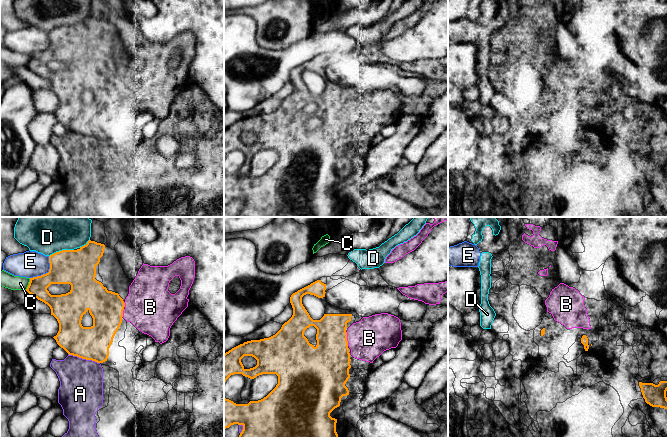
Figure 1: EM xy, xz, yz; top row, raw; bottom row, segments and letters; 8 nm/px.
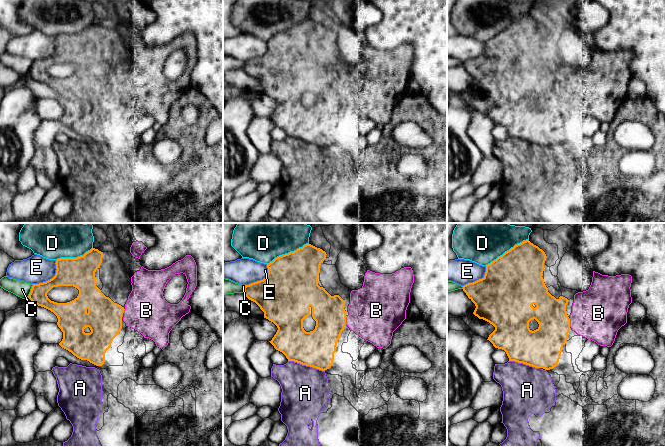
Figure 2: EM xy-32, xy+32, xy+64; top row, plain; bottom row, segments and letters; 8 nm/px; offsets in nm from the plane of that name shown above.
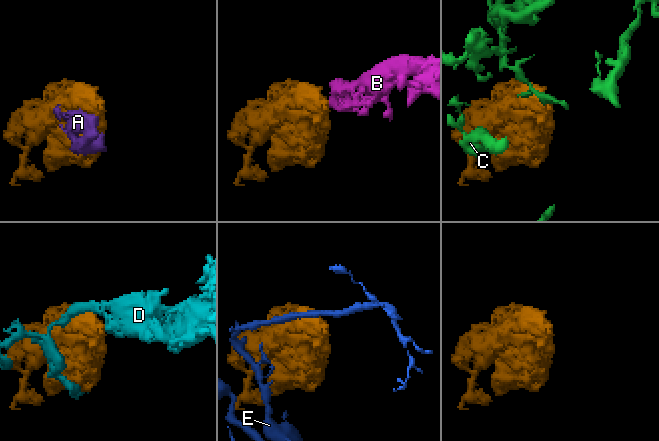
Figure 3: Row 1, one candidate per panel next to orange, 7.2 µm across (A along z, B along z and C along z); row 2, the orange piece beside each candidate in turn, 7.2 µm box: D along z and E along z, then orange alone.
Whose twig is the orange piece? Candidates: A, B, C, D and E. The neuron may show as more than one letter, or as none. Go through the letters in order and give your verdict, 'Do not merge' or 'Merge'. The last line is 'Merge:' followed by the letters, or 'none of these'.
A: Do not merge
B: Merge
C: Do not merge
D: Do not merge
E: Do not merge
Merge: B

